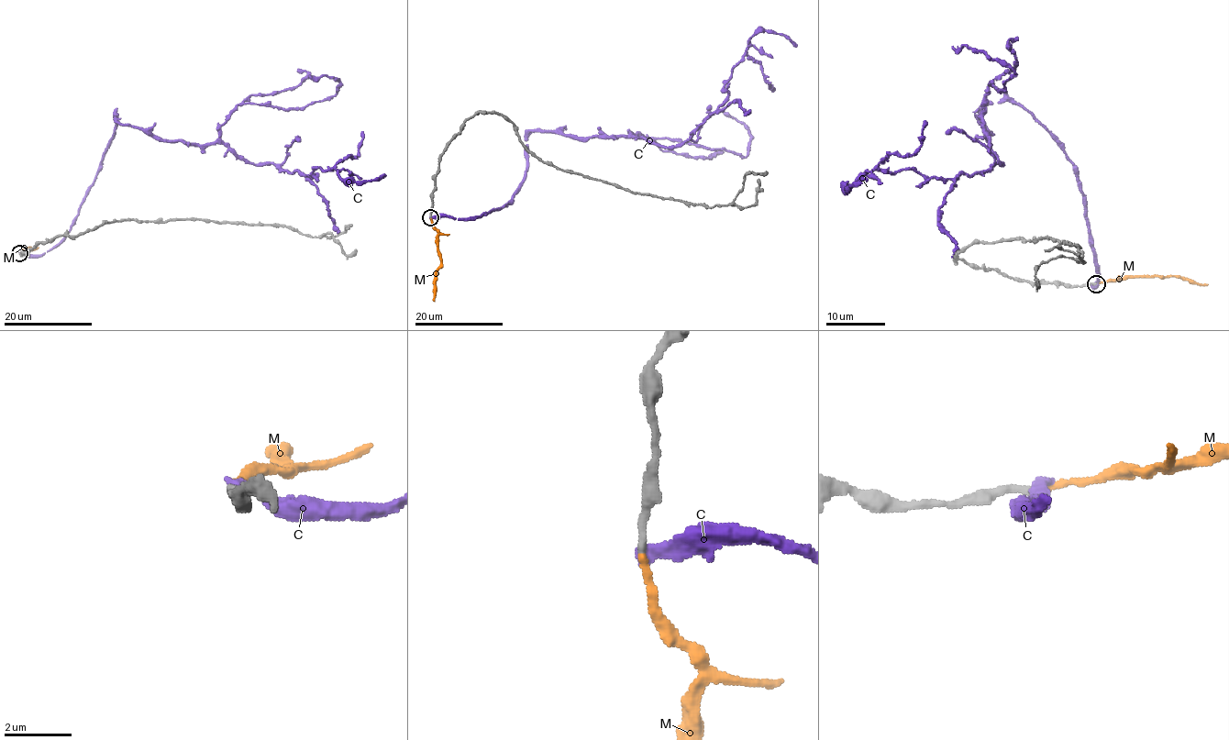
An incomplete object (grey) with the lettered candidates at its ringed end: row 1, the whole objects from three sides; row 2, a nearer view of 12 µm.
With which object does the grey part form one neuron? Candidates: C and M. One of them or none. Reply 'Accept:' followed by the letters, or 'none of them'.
Accept: M

